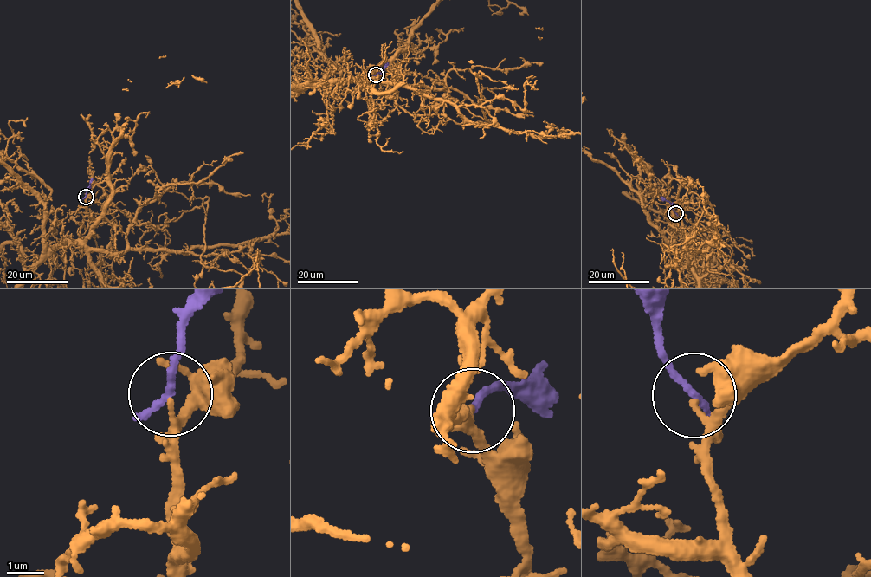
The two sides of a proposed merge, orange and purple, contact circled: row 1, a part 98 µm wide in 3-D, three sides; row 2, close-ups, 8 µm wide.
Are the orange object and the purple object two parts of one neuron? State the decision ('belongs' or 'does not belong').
does not belong

